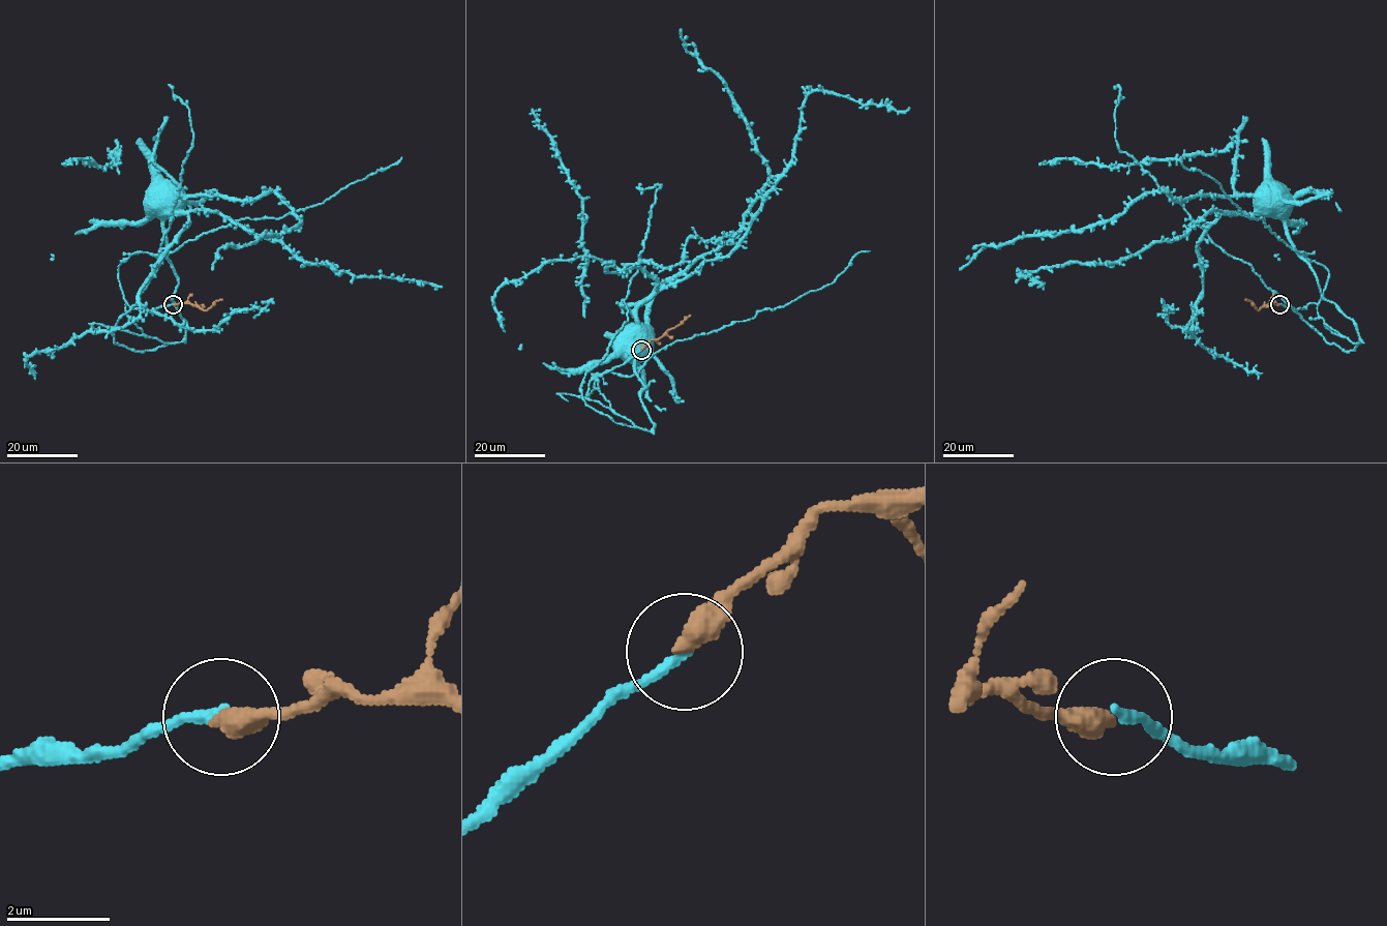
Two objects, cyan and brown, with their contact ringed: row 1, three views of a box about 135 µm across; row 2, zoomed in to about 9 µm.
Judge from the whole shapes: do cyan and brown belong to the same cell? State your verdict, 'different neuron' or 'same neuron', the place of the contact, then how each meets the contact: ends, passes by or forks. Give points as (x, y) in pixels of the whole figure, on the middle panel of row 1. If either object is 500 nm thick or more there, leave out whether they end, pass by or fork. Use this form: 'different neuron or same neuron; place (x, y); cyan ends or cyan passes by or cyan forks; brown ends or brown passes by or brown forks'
same neuron; place (641, 350); cyan ends; brown ends

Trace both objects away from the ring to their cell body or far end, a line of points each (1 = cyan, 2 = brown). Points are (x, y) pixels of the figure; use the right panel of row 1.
1: (1279, 303), (1296, 309), (1317, 303), (1328, 270), (1297, 251), (1287, 227), (1264, 207), (1267, 198)
2: (1279, 304), (1271, 302), (1258, 309), (1245, 299)

